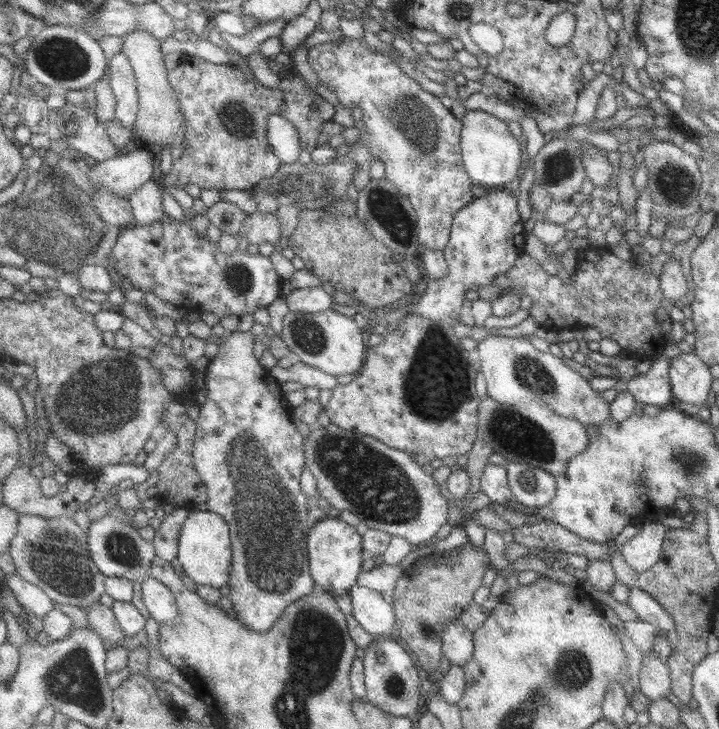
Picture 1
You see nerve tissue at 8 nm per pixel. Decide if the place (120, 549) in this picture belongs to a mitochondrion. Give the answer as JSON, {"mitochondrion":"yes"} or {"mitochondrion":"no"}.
{"mitochondrion":"yes"}

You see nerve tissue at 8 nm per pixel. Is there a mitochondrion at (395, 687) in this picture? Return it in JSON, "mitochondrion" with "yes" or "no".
{"mitochondrion":"yes"}

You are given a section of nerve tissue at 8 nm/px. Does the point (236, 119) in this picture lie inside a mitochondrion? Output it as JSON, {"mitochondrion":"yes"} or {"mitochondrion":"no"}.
{"mitochondrion":"yes"}

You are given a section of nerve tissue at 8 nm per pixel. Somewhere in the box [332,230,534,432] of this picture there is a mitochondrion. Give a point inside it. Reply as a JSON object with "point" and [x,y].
{"point":[438,384]}

